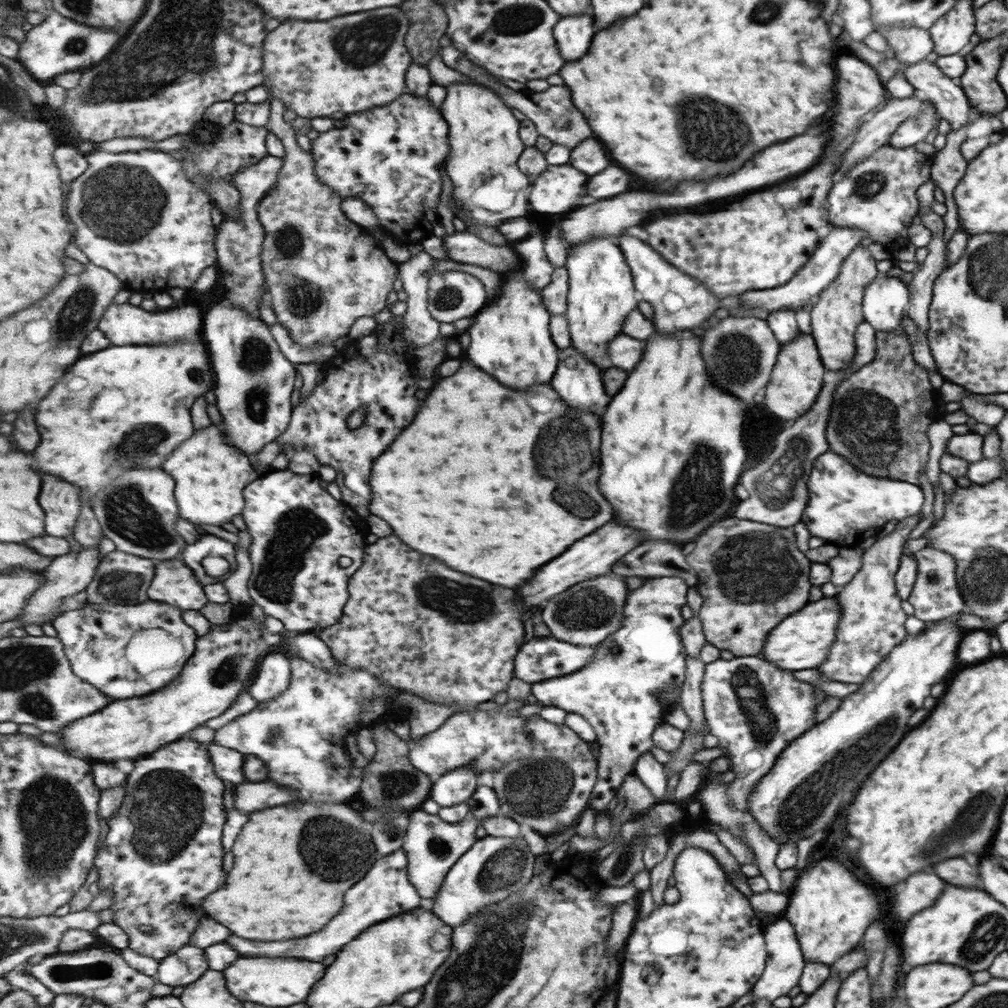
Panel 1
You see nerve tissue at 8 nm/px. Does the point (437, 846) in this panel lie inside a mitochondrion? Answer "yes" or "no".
yes

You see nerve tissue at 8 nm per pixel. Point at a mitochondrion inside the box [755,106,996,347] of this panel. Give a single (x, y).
(868, 185)

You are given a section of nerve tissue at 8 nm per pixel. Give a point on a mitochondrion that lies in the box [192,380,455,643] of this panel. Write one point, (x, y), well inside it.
(296, 533)

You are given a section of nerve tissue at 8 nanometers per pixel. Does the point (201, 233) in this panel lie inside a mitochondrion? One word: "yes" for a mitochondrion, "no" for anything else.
no

